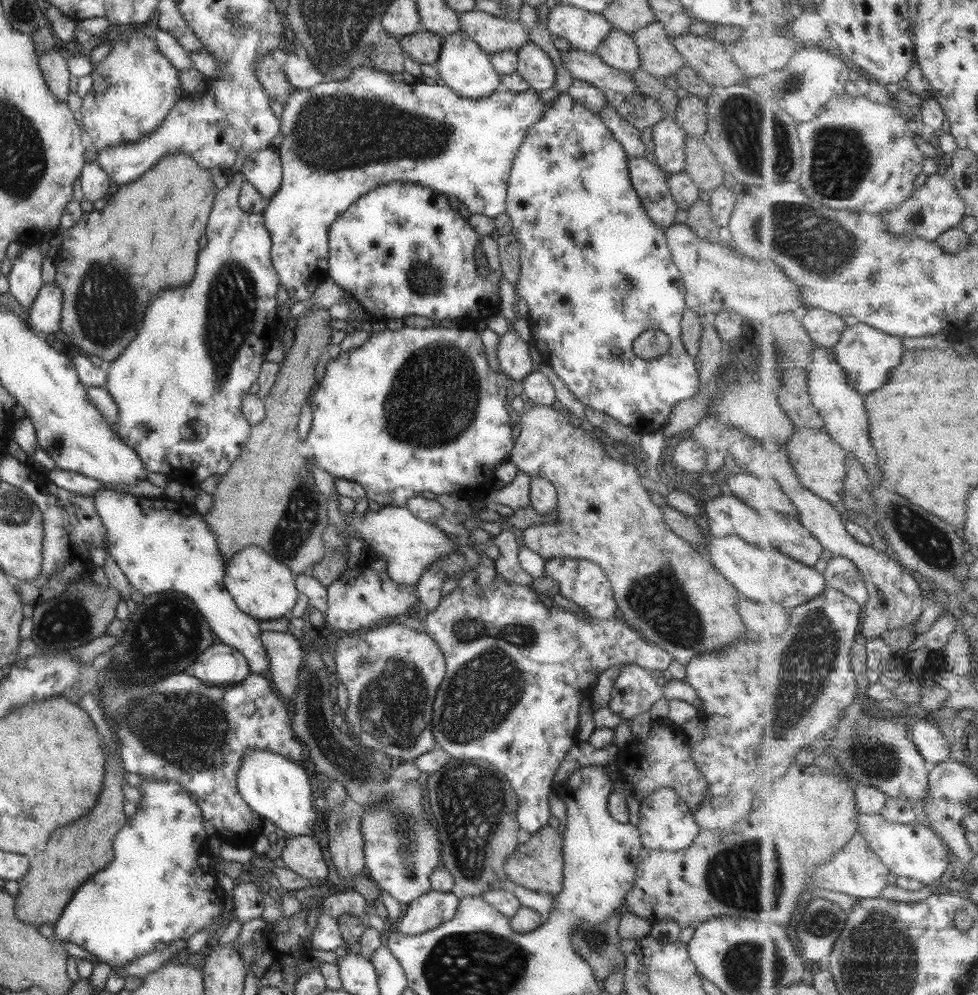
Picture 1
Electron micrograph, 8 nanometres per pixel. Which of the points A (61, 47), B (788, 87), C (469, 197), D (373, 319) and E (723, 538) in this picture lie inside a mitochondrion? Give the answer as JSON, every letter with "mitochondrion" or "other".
{"A":"other","B":"mitochondrion","C":"other","D":"other","E":"other"}

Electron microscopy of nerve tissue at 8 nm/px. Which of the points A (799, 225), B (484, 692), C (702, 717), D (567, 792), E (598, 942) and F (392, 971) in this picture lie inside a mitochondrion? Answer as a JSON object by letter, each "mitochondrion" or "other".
{"A":"mitochondrion","B":"mitochondrion","C":"other","D":"other","E":"mitochondrion","F":"other"}

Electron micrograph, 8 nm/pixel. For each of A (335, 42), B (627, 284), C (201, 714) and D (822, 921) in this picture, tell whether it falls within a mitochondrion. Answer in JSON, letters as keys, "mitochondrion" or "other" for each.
{"A":"mitochondrion","B":"mitochondrion","C":"mitochondrion","D":"mitochondrion"}

